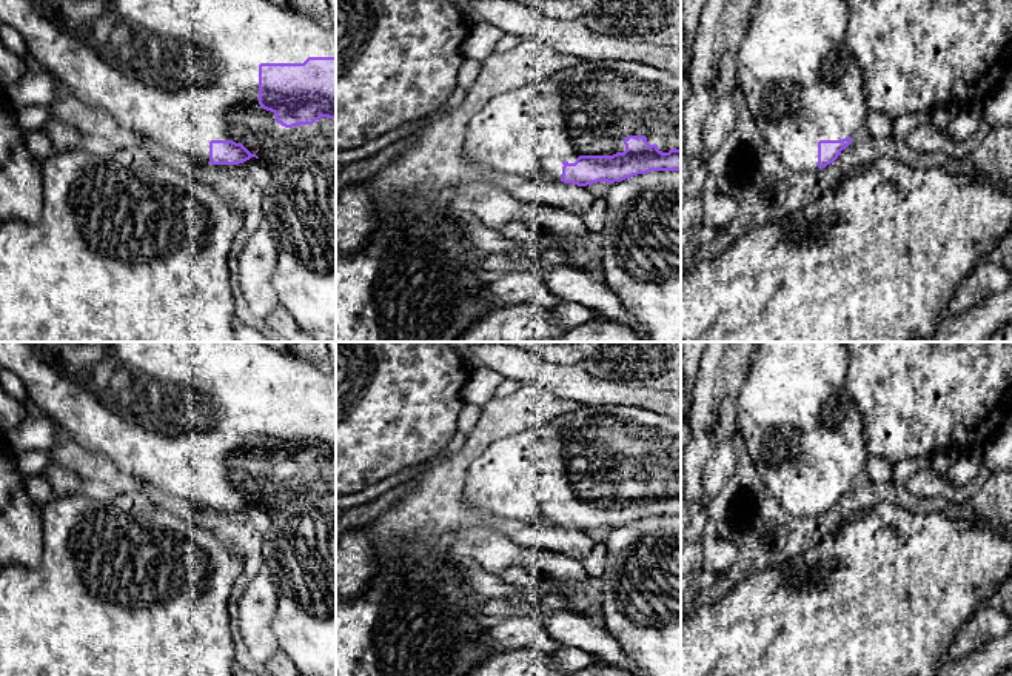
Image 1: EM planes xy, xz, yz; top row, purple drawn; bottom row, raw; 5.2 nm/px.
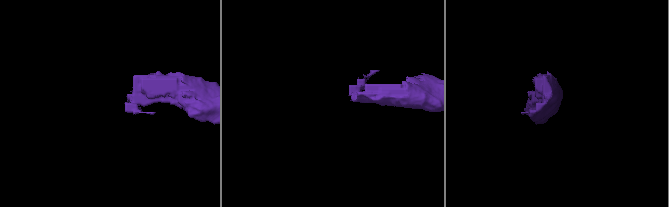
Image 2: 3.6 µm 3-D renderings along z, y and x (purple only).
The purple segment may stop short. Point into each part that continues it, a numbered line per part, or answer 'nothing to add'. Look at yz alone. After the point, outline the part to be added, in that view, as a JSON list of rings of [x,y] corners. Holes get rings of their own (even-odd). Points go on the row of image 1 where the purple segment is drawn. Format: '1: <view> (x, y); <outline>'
1: yz (801, 82); [[[759,0],[736,54],[736,83],[766,143],[792,171],[818,172],[818,142],[853,137],[869,106],[846,29],[846,0]]]

